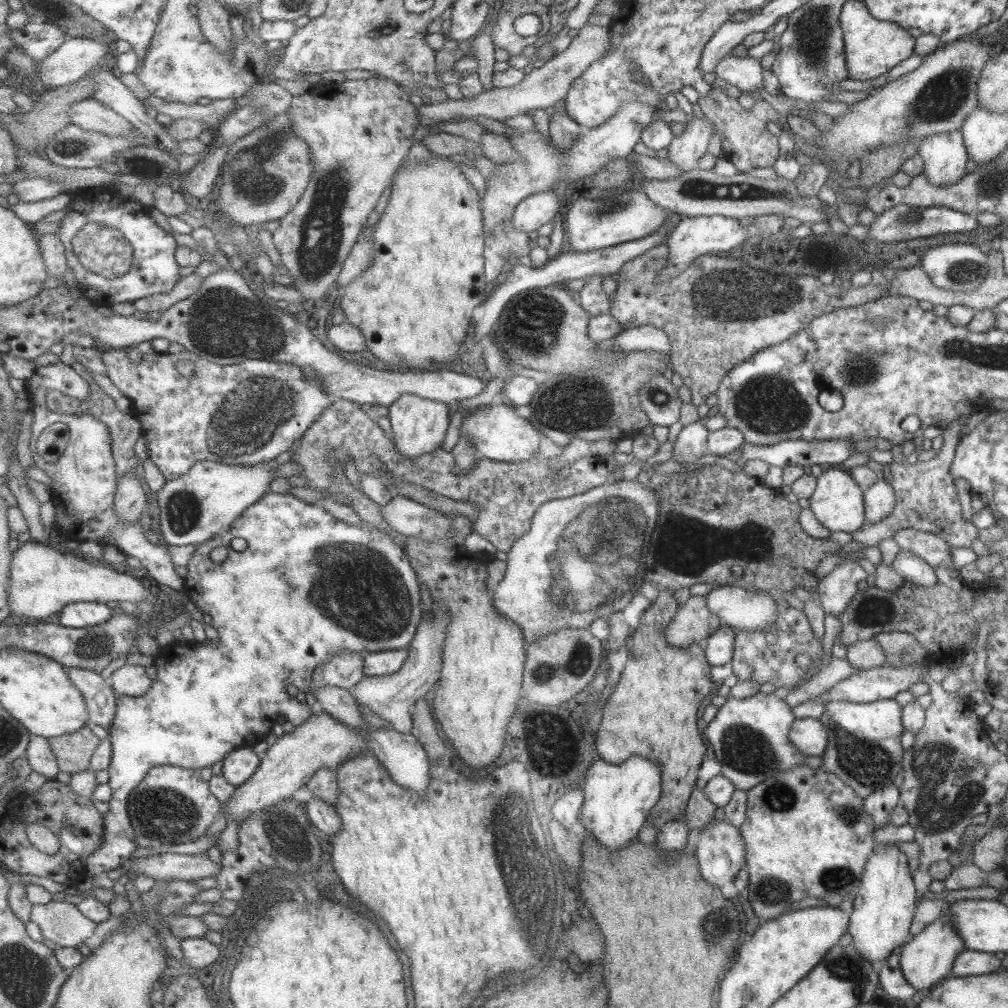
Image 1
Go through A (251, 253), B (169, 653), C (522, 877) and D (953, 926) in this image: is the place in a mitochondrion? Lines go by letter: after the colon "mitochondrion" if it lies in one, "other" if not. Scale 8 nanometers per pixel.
A: other
B: other
C: mitochondrion
D: other

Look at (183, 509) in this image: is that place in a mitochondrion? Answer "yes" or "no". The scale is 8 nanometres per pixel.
yes

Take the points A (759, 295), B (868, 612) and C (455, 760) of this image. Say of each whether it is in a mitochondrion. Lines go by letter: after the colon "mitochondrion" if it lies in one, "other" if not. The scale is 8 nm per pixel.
A: mitochondrion
B: mitochondrion
C: other

